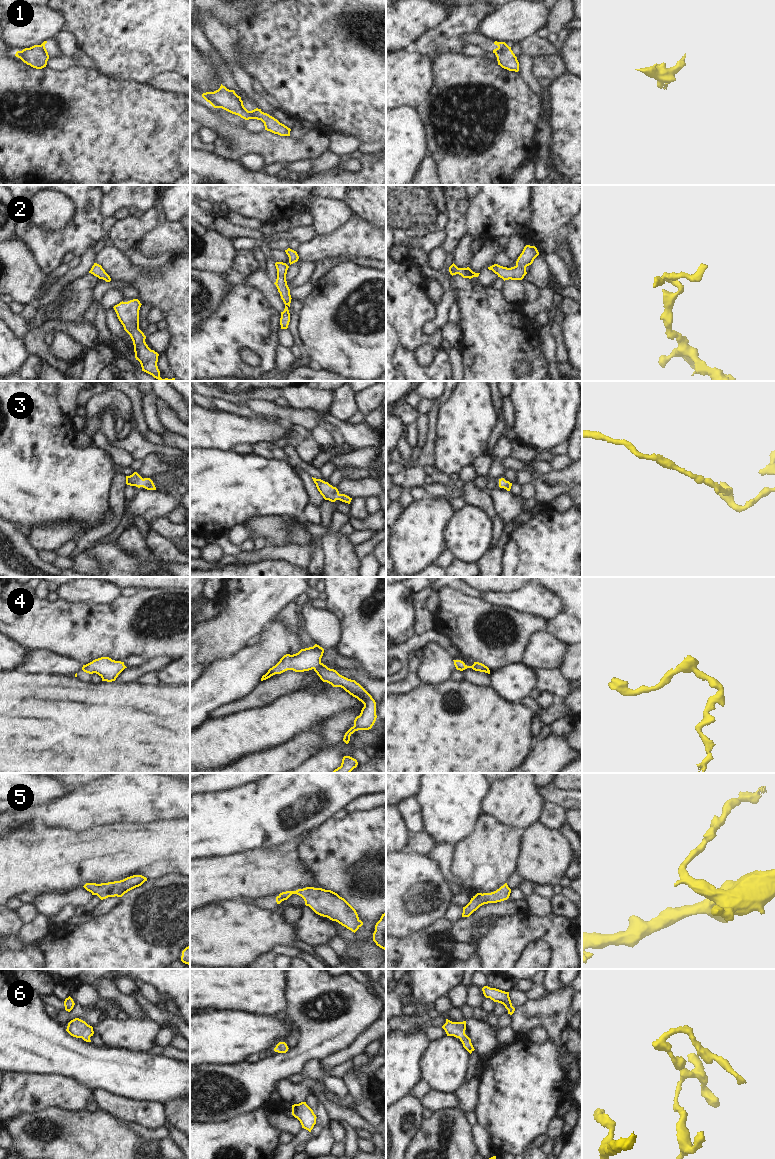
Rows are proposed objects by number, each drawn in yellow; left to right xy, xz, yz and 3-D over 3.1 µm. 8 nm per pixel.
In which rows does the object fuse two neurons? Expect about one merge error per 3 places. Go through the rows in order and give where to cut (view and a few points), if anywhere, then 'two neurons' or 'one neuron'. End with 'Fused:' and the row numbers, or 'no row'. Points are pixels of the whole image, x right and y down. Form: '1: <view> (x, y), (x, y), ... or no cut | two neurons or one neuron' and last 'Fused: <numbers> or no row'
1: xz (237, 96), (240, 106), (255, 118) | two neurons
2: no cut | one neuron
3: no cut | one neuron
4: no cut | one neuron
5: no cut | one neuron
6: no cut | one neuron
Fused: 1

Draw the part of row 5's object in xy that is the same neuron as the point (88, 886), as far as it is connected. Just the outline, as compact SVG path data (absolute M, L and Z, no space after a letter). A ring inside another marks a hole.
M133 875L120 881L108 882L108 883L86 883L83 887L92 893L97 895L101 900L108 897L122 897L128 891L141 886L147 878L142 875Z

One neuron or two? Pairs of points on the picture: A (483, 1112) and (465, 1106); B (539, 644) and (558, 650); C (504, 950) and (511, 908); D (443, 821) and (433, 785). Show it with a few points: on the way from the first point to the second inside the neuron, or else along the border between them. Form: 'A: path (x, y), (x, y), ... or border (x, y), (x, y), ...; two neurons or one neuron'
A: border (479, 1086), (479, 1100), (474, 1111); two neurons
B: path (544, 649), (553, 650); one neuron
C: border (527, 910), (517, 914), (498, 917); two neurons
D: path (443, 812), (442, 794); one neuron

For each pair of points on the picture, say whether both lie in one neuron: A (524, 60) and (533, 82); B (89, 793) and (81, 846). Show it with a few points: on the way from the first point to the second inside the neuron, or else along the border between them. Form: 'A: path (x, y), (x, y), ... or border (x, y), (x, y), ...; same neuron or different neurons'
A: path (526, 65), (528, 77); same neuron
B: border (106, 825), (92, 827), (82, 832), (60, 827); different neurons

